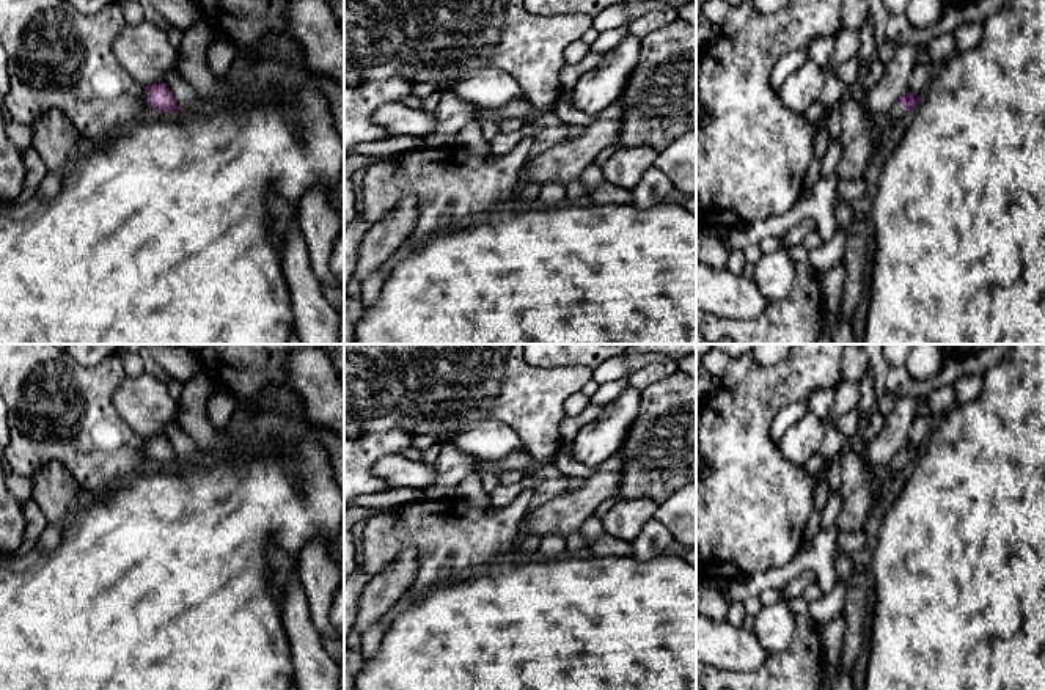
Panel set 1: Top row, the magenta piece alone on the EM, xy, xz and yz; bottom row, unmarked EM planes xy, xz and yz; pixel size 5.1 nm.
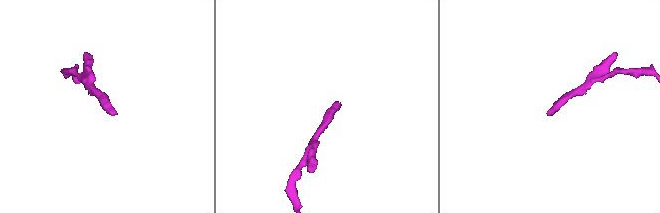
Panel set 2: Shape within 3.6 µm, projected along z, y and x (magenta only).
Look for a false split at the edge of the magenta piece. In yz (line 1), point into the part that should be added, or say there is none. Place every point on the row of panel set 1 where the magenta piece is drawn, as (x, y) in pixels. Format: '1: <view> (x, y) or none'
1: yz (896, 112)

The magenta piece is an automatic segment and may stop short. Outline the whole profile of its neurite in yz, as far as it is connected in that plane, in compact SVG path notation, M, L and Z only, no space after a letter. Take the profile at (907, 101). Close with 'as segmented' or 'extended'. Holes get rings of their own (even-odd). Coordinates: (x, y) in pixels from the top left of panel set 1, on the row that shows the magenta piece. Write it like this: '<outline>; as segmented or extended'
M904 93L897 104L889 110L889 113L886 115L886 123L888 123L888 129L891 129L891 126L894 123L897 123L900 118L904 118L904 115L907 112L915 112L916 105L919 104L922 96L918 94L911 94L911 93Z; extended

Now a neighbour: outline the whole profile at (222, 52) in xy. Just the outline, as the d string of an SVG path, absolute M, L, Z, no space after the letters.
M217 36L206 52L206 61L214 75L223 75L229 71L233 61L239 55L240 46L234 41Z

